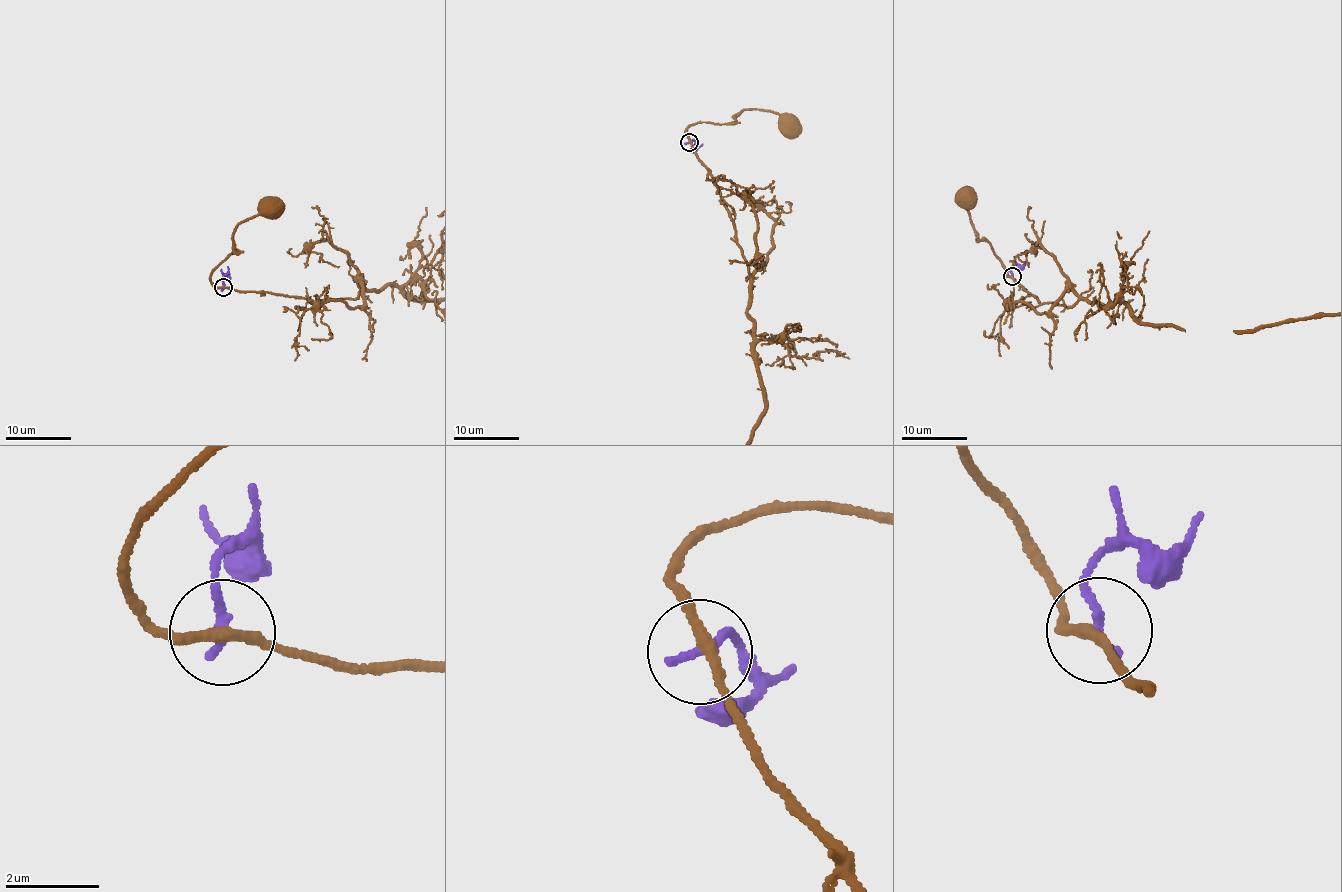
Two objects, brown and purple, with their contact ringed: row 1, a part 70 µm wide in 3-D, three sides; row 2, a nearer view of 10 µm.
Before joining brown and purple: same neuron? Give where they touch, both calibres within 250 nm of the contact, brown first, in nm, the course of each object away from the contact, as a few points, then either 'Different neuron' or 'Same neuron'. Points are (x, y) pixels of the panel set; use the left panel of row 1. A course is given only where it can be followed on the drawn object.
Place: (223, 287). Thickness 240 nm (brown) against 200 nm. Course of brown: (224, 286), (213, 285), (210, 276), (230, 255), (238, 252), (235, 251), (234, 230), (267, 208). Course of purple: (224, 286), (226, 274), (221, 269). Different neuron

